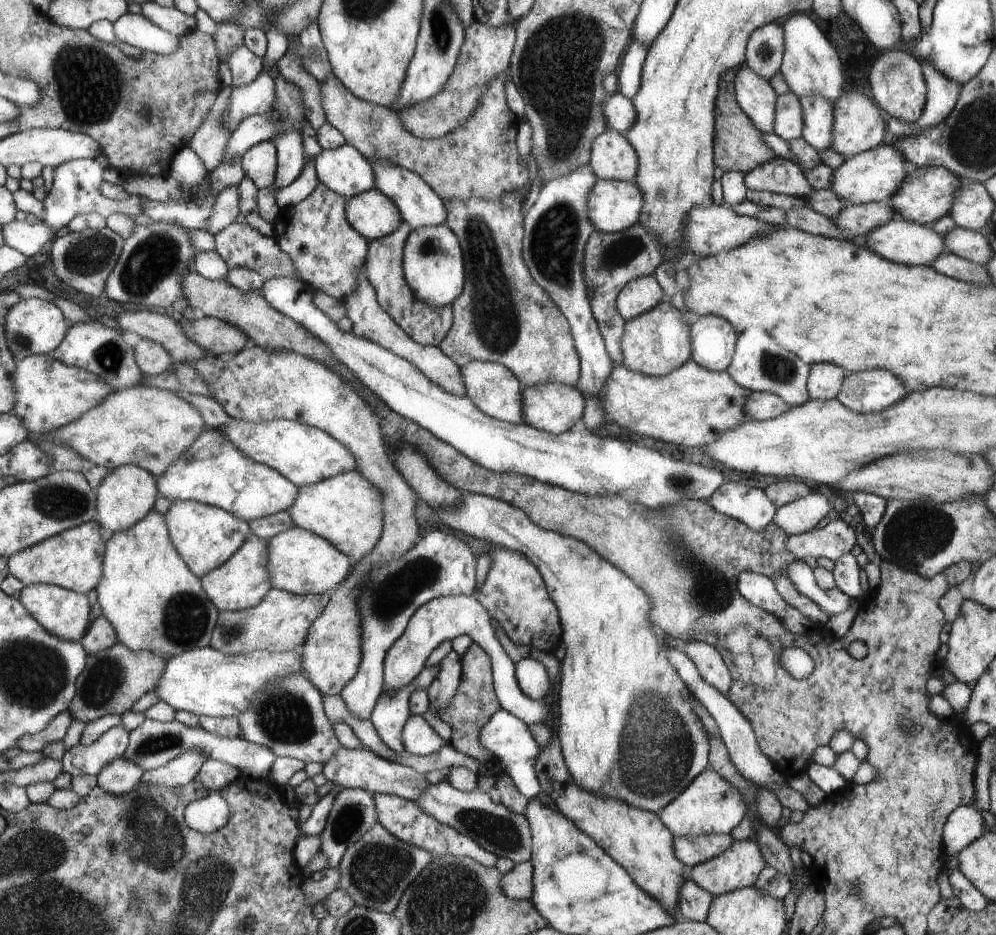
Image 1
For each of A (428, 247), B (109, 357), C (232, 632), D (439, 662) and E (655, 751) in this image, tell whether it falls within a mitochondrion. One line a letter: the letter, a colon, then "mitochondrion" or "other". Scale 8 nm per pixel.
A: mitochondrion
B: mitochondrion
C: mitochondrion
D: other
E: mitochondrion

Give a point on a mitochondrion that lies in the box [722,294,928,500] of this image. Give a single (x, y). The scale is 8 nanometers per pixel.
(782, 370)

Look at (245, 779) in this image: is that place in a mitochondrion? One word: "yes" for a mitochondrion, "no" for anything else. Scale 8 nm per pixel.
no

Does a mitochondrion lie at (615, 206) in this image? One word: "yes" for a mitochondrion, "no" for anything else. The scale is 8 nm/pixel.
no

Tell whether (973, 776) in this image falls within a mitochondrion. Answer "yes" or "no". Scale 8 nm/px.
no

